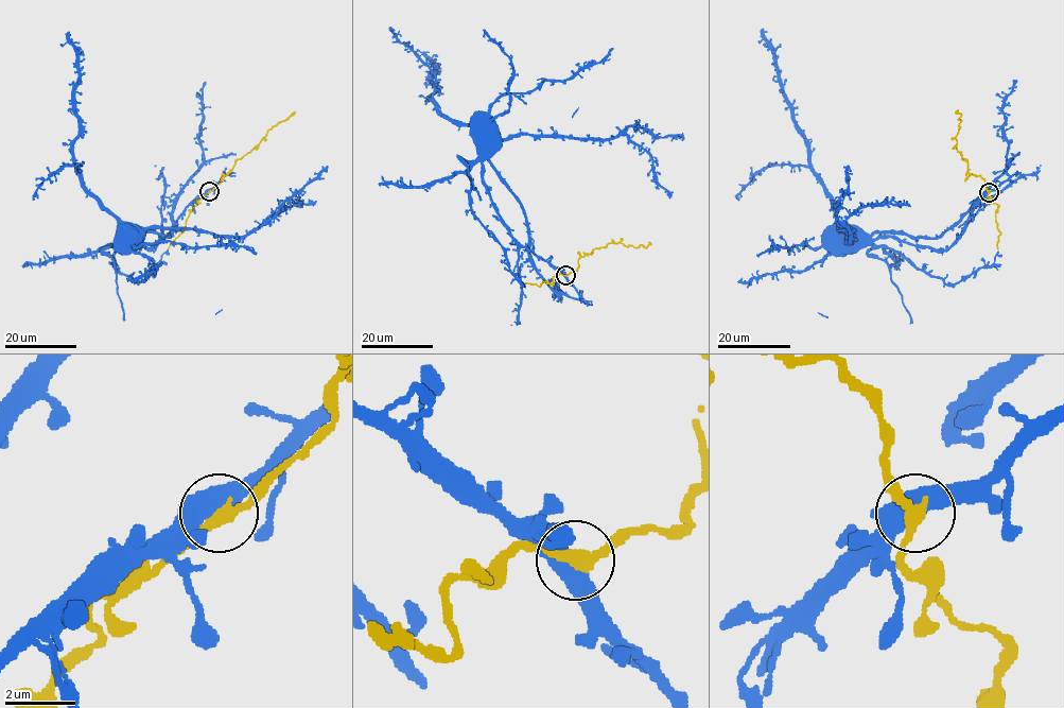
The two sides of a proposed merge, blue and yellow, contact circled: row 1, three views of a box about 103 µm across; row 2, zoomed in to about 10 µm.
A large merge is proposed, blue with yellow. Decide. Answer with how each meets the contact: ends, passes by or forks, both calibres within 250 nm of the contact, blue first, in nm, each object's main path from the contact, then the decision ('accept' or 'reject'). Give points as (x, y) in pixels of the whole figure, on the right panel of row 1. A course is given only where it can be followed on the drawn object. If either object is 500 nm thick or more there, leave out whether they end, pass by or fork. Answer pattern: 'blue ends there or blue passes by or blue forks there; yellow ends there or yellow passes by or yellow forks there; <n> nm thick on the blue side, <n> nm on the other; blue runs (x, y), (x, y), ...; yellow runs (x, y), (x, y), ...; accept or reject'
550 nm thick on the blue side, 320 nm on the other; blue runs (989, 191), (946, 248), (894, 237), (870, 239), (853, 225), (841, 228); yellow runs (989, 191), (980, 176), (967, 171), (967, 165), (956, 148), (955, 136), (961, 121), (957, 109); accept

